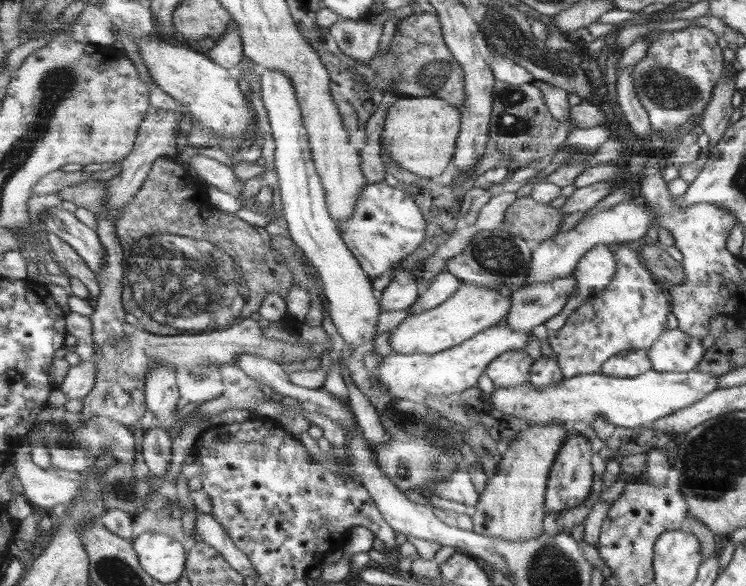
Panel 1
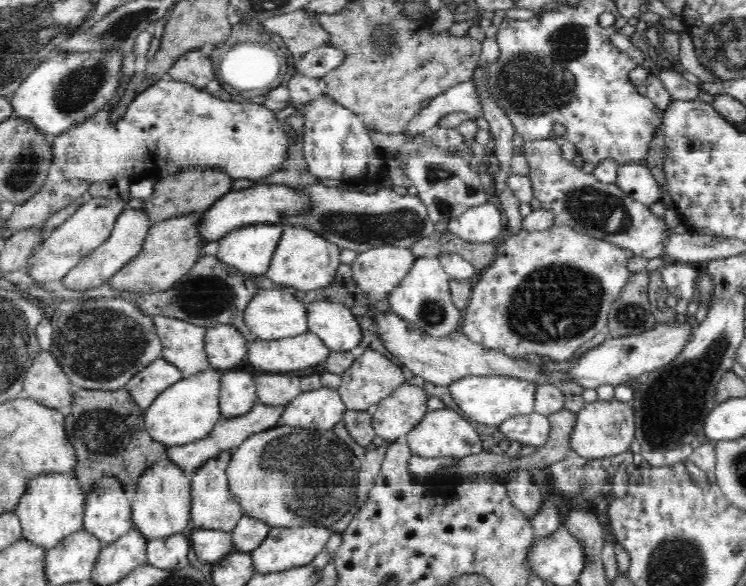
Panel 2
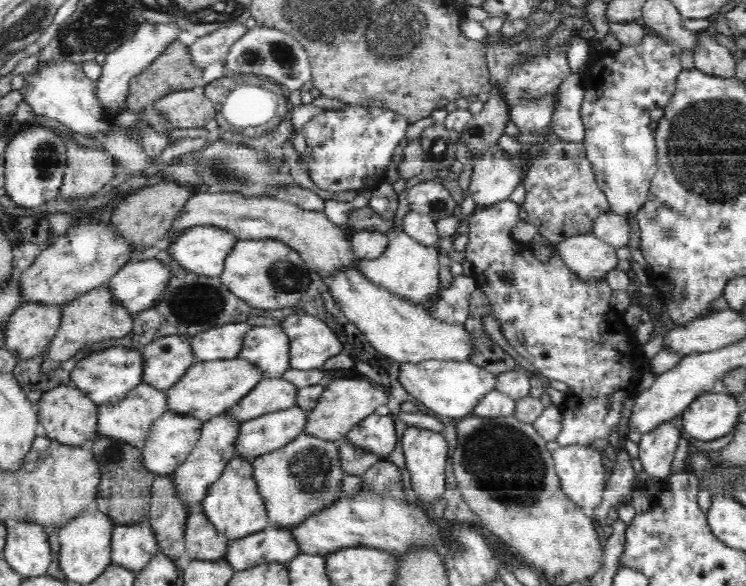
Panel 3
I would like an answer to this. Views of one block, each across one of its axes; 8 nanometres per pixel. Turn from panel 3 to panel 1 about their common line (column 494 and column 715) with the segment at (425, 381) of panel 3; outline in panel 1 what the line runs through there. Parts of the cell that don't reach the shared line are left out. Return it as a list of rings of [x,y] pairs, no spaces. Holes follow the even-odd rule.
[[[651,369],[637,377],[618,378],[602,373],[578,375],[562,378],[557,383],[539,389],[529,383],[496,387],[489,395],[490,406],[494,413],[525,419],[527,424],[545,426],[553,420],[573,424],[579,420],[590,423],[603,416],[610,424],[616,426],[639,428],[659,418],[668,417],[685,406],[693,405],[708,396],[717,388],[719,375],[700,372],[662,372]],[[524,385],[528,390],[524,391]]]

